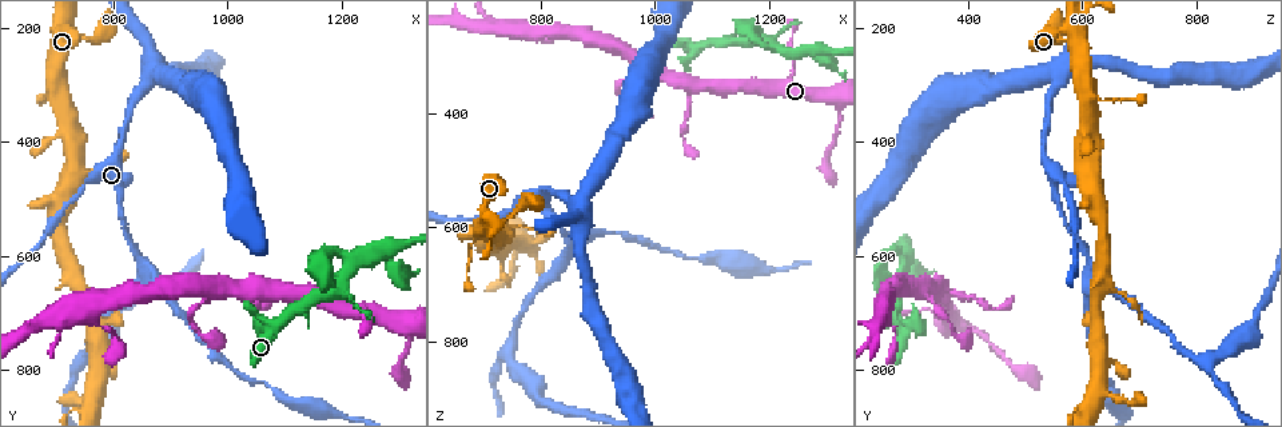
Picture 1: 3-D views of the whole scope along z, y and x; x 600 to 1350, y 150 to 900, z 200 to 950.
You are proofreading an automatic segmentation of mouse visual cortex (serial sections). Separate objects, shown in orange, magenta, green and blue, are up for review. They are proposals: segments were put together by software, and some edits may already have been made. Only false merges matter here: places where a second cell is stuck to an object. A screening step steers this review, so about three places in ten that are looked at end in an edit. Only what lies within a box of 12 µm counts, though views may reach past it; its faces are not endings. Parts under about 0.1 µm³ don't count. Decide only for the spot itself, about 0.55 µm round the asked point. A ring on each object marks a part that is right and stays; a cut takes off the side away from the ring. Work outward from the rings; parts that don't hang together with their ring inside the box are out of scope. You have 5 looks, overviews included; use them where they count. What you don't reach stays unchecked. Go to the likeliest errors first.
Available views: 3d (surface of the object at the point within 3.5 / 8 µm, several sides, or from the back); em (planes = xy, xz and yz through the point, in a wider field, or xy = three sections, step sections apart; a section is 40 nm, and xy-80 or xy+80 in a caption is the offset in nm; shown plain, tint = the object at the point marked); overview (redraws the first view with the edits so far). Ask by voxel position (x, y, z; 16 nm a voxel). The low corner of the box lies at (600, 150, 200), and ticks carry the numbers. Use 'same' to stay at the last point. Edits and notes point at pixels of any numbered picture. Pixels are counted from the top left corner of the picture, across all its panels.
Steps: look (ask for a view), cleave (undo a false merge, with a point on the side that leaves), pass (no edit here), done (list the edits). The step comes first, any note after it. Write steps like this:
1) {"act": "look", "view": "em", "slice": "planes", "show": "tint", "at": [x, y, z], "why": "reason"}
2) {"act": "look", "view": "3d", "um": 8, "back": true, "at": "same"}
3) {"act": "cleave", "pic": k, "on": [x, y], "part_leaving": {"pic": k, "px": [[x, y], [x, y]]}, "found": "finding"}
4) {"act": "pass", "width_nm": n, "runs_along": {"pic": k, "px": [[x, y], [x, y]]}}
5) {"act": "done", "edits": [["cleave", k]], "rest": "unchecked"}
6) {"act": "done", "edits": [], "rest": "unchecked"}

{"act": "look", "view": "3d", "um": 3.5, "at": [765, 845, 630], "why": "branch point"}

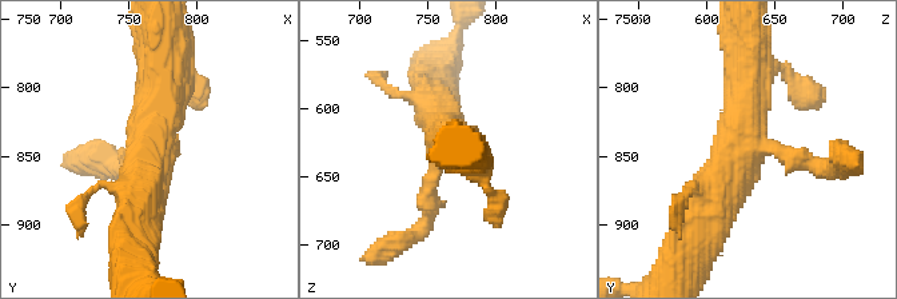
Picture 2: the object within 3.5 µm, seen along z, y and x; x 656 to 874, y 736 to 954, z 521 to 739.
{"act": "pass", "runs_along": {"pic": 2, "px": [[749, 58], [745, 144], [694, 186]]}, "found": "all the same cell"}

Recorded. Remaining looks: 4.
{"act": "look", "view": "3d", "um": 3.5, "at": [1310, 715, 370], "why": "sudden change in width"}

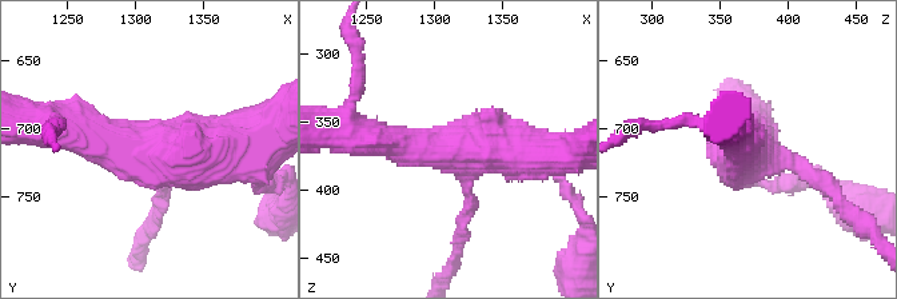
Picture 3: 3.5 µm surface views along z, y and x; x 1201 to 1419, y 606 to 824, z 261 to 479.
{"act": "look", "view": "em", "slice": "xy", "step": 5, "show": "tint", "at": [1308, 716, 370]}

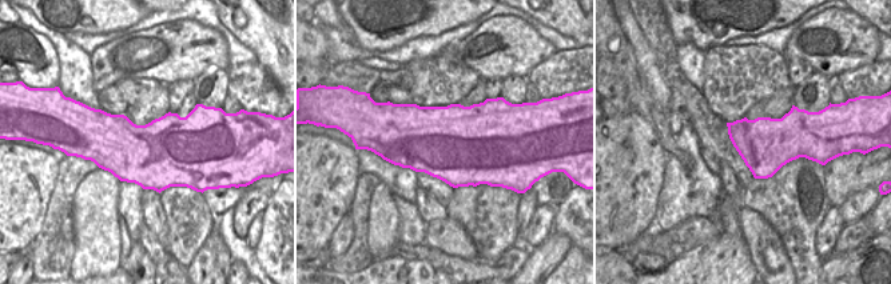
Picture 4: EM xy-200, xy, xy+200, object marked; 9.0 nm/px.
{"act": "pass", "arm_widths_nm": [150, 400], "runs_along": {"pic": 3, "px": [[361, 138], [455, 147], [463, 215]]}, "found": "one cell here"}

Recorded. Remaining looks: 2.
{"act": "done", "edits": [], "rest": "unchecked"}

